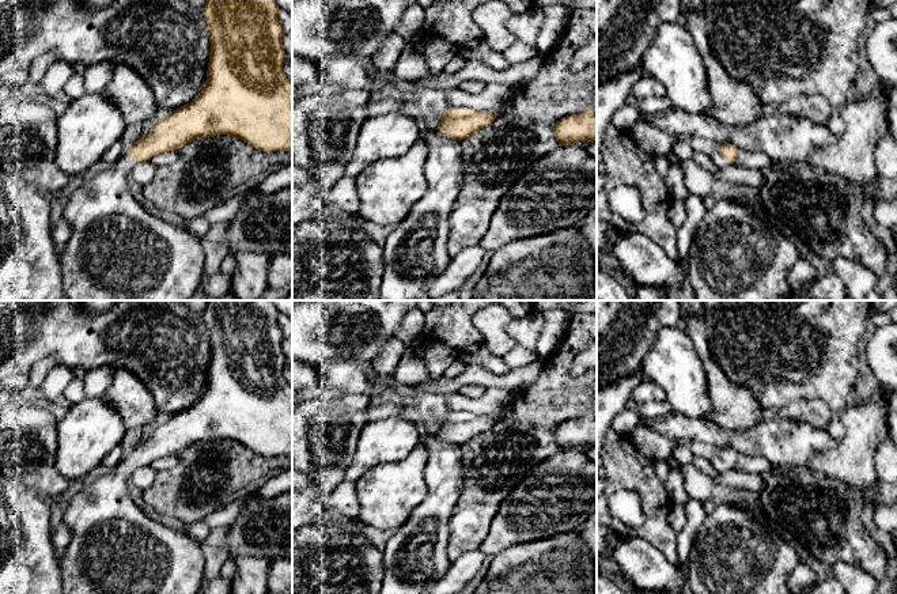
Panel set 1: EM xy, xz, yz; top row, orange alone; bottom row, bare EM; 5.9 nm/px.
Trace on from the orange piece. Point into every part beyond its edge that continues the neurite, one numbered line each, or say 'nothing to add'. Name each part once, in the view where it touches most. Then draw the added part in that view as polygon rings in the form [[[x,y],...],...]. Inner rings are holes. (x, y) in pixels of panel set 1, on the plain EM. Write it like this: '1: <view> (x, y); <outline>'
1: yz (716, 461); [[[716,454],[715,457],[712,457],[711,458],[711,462],[715,466],[715,469],[718,472],[720,472],[720,473],[730,470],[728,468],[724,466],[724,464],[722,462],[719,454]]]

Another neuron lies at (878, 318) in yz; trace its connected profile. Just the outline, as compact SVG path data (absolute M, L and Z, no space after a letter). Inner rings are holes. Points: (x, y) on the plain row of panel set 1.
M897 309L890 313L878 313L875 310L870 310L870 318L877 328L887 324L897 324Z

